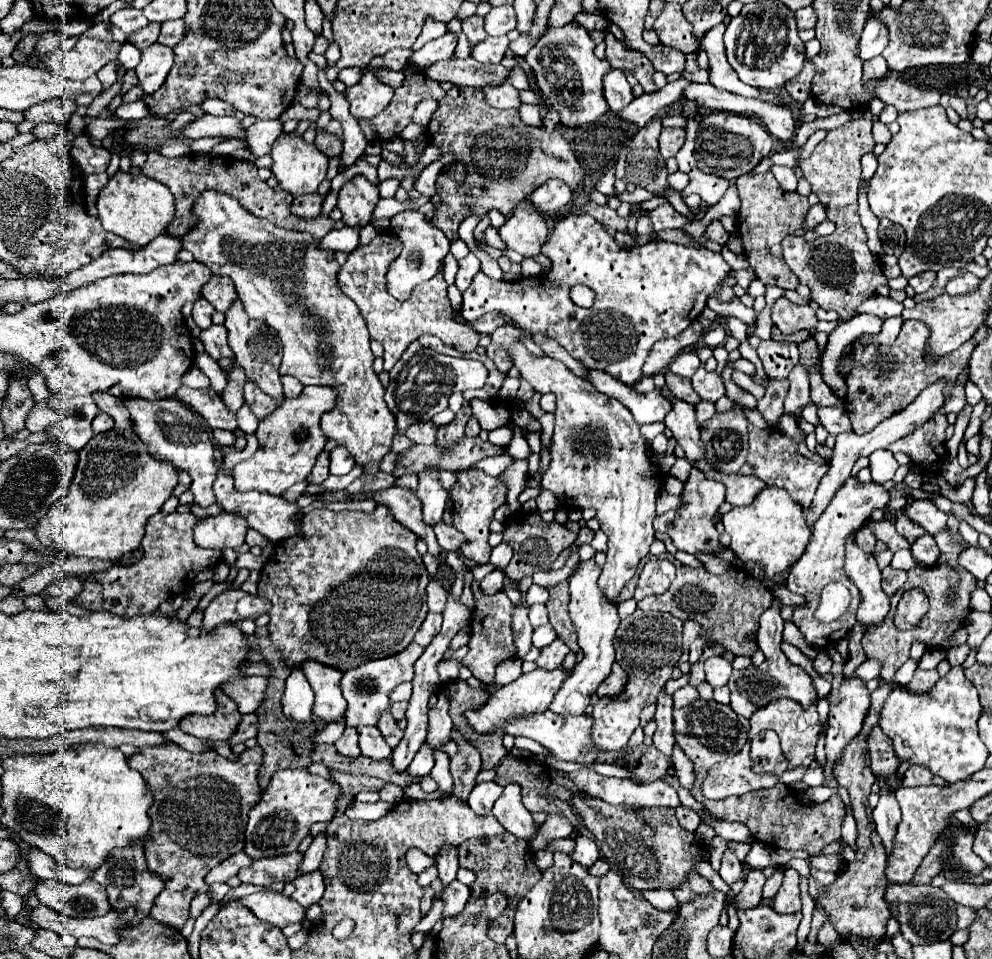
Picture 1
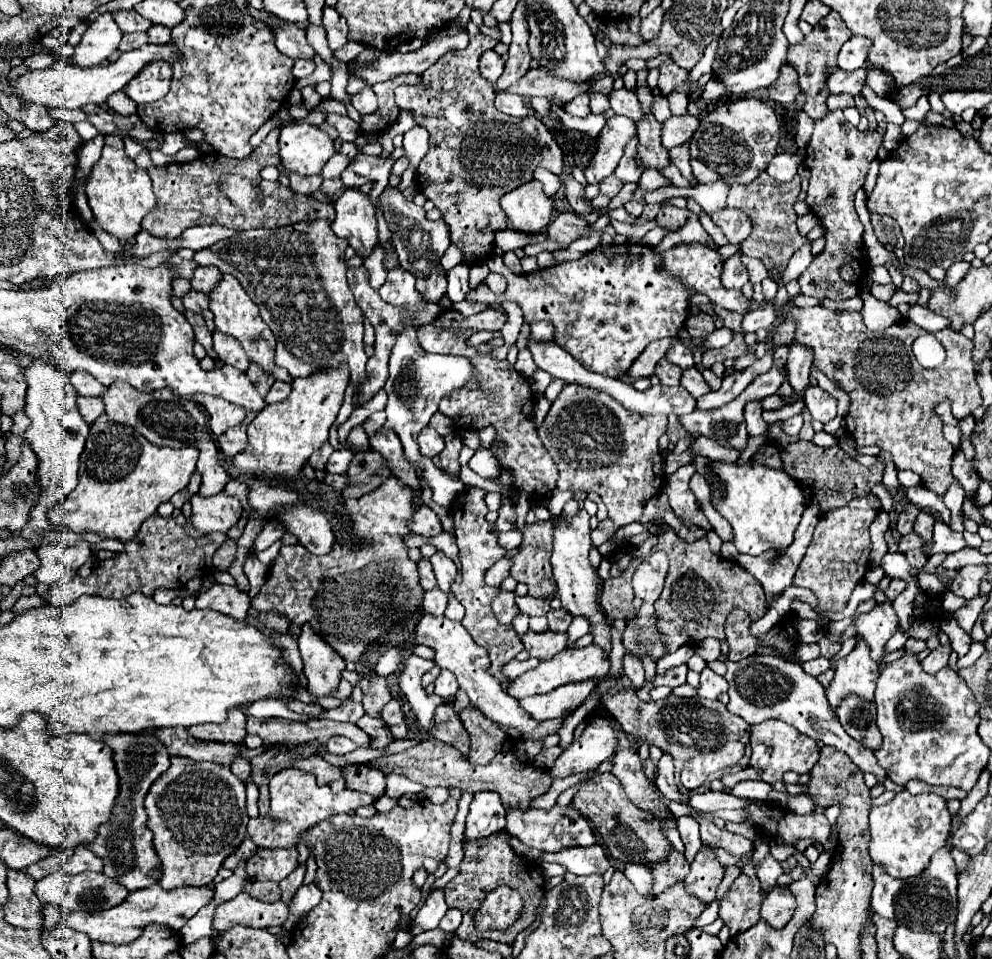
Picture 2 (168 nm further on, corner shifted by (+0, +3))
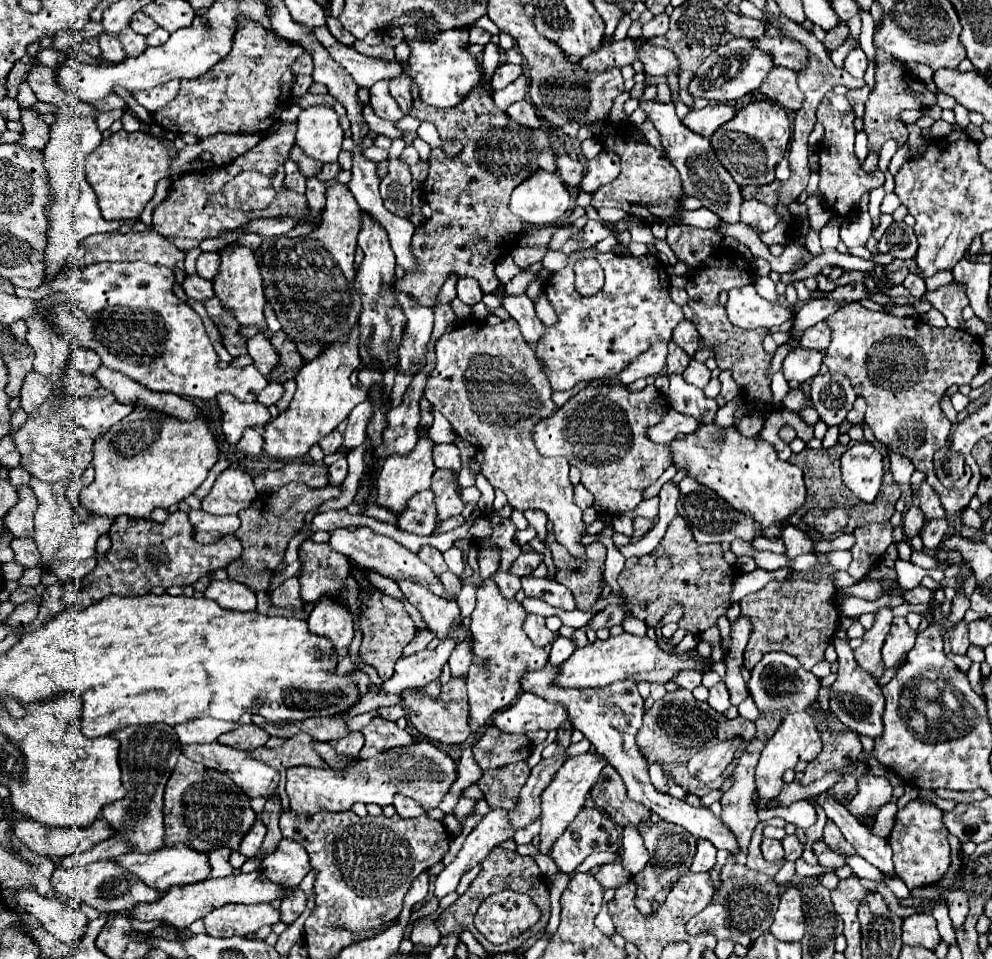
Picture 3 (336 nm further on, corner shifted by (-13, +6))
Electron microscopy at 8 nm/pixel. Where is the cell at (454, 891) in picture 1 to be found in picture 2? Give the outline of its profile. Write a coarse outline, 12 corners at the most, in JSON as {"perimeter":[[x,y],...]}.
{"perimeter":[[448,909],[438,927],[454,933],[462,921],[458,909]]}

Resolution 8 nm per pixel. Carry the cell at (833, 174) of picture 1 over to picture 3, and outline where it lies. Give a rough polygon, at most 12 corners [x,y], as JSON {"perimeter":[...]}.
{"perimeter":[[829,92],[817,108],[825,126],[819,190],[829,210],[857,210],[883,186],[853,148],[855,114]]}

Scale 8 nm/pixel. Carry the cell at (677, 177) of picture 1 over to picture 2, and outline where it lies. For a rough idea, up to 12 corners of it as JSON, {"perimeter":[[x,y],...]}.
{"perimeter":[[646,168],[638,186],[653,191],[671,185],[656,168]]}

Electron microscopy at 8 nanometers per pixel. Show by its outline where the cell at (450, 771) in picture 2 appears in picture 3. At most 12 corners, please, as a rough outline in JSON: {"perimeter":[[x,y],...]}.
{"perimeter":[[525,762],[483,770],[489,808],[515,810],[531,768]]}

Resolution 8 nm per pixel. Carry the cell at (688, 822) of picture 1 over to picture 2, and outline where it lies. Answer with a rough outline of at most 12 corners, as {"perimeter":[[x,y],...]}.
{"perimeter":[[678,817],[684,857],[692,863],[702,847],[700,827],[692,817]]}

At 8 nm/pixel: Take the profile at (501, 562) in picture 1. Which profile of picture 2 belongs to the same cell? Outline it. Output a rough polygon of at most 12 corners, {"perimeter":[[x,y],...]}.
{"perimeter":[[518,529],[500,533],[500,545],[508,551],[522,543]]}

